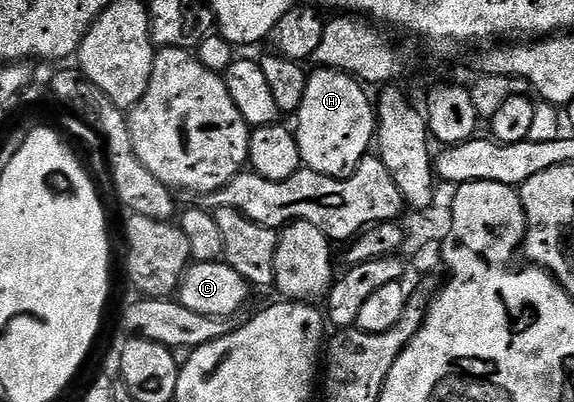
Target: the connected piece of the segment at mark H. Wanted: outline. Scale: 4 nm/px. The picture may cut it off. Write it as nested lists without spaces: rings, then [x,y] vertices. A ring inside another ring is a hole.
[[[318,67],[309,72],[304,101],[296,113],[300,157],[309,170],[333,179],[347,179],[367,158],[376,139],[376,107],[366,96],[367,88],[353,75]]]

